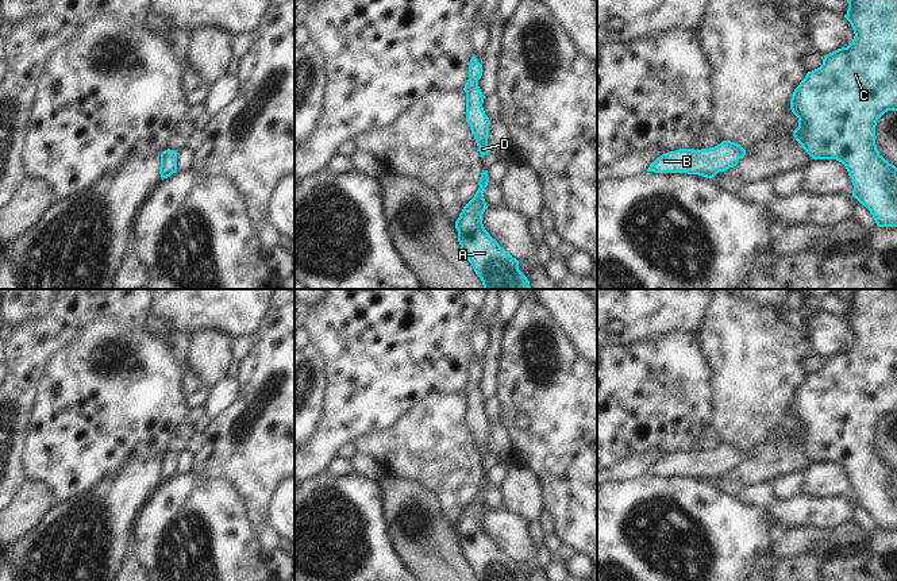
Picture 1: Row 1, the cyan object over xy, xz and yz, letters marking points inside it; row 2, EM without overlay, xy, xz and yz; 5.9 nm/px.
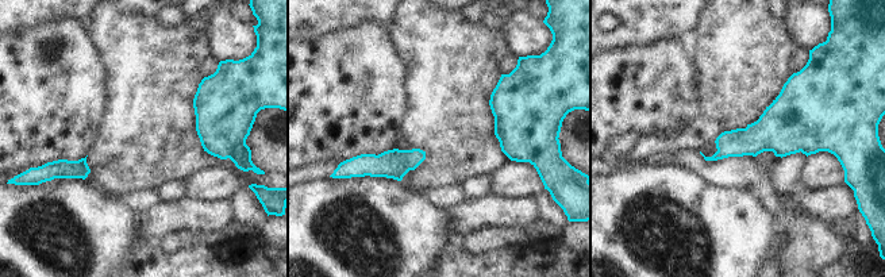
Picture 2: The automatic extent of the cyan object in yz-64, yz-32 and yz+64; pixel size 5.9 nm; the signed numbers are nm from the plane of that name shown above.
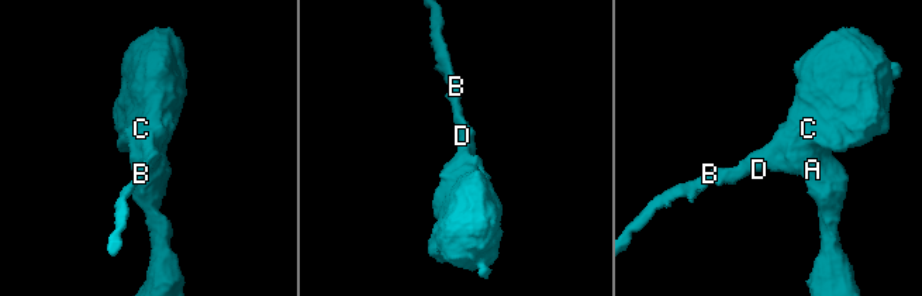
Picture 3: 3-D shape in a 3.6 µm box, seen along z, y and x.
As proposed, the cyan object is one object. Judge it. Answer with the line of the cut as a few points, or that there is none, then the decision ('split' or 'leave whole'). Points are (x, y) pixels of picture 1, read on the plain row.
no cut; leave whole

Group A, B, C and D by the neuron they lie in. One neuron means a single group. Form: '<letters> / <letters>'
A B C D

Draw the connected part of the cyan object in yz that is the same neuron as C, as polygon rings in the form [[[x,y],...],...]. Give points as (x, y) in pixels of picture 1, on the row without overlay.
[[[852,289],[852,299],[847,301],[847,305],[848,312],[844,320],[850,324],[855,339],[847,350],[824,358],[823,368],[808,374],[805,381],[794,392],[790,401],[790,412],[798,420],[798,430],[793,434],[793,439],[812,462],[836,462],[842,465],[854,488],[852,500],[870,513],[878,530],[897,530],[897,470],[879,457],[875,447],[875,428],[878,422],[888,413],[897,413],[897,289]]]

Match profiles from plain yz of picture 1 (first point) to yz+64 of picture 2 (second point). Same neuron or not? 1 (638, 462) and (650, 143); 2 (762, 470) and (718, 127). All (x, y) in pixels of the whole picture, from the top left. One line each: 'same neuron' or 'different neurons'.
1: same neuron
2: different neurons

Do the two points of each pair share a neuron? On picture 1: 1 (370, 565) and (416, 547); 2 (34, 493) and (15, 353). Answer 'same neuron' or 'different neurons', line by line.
1: different neurons
2: different neurons

